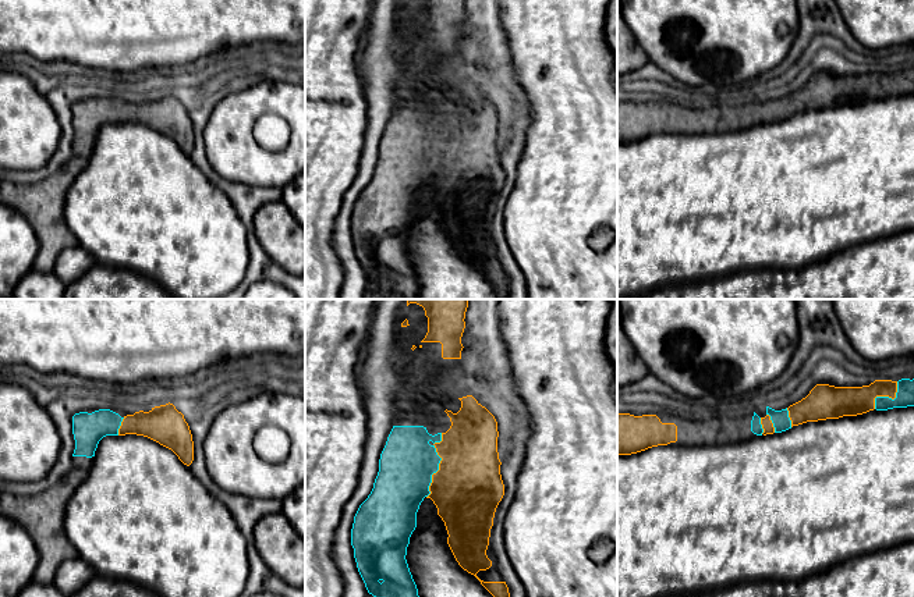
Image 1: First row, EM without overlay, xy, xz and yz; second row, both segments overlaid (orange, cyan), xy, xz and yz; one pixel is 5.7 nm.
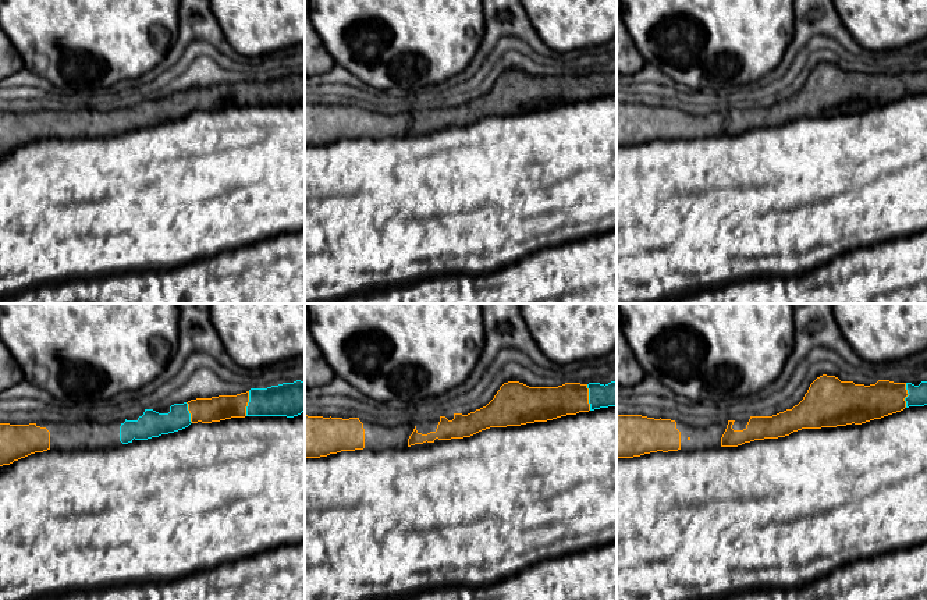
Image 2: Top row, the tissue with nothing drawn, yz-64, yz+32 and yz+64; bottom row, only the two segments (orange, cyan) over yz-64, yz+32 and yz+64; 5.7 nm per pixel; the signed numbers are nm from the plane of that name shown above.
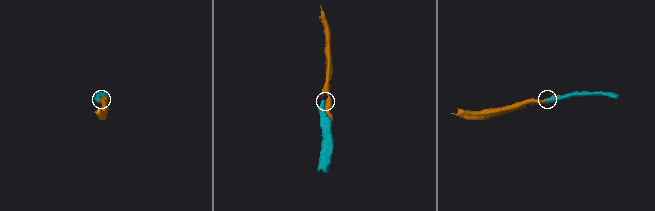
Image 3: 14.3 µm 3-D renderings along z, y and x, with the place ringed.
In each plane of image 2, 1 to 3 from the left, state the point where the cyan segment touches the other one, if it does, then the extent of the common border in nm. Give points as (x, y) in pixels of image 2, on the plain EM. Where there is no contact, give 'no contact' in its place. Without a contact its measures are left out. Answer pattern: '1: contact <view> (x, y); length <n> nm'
1: contact yz-64 (247, 92); length 150 nm
2: contact yz+32 (588, 85); length 150 nm
3: contact yz+64 (908, 82); length 140 nm

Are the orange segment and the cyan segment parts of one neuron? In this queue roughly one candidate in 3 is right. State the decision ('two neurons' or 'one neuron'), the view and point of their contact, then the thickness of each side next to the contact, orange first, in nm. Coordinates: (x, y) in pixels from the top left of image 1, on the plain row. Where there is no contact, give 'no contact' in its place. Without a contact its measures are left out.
one neuron; meets orange in xz at (439, 152); 400 nm thick on the orange side, 320 nm on the other

